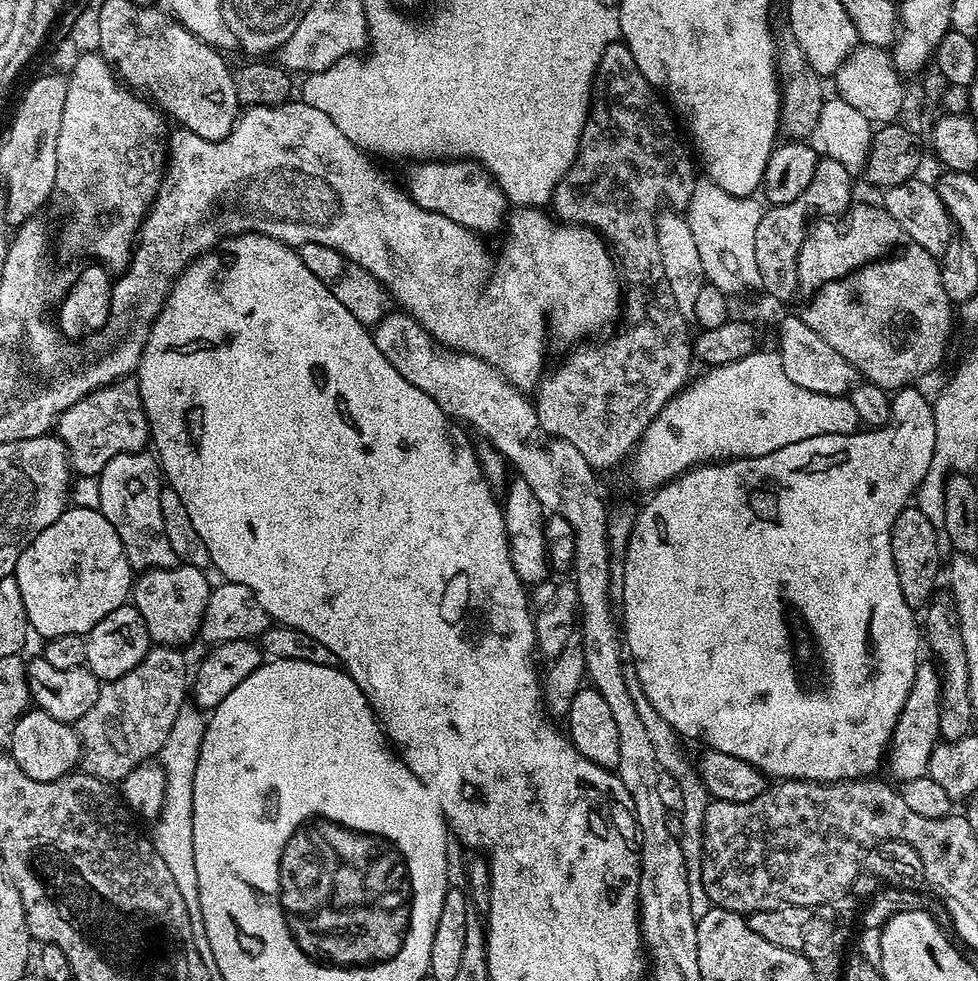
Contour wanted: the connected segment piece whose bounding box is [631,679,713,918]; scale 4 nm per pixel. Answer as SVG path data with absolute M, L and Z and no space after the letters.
M638 679L631 681L632 696L635 709L642 718L646 731L650 734L650 739L654 744L654 753L657 755L657 762L663 771L668 772L674 778L674 782L678 782L678 786L682 790L682 810L679 818L682 822L682 830L679 834L680 849L684 855L686 862L686 878L690 886L690 914L694 914L698 918L704 916L711 910L713 904L707 897L705 887L702 884L701 856L703 854L703 826L706 818L707 808L710 803L708 795L708 787L700 781L700 773L687 760L683 748L680 746L681 741L669 724L658 714L658 710L654 710L654 706L650 706L650 698L646 698L646 690L642 690L642 682Z

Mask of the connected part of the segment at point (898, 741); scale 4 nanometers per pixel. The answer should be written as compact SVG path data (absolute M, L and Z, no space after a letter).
M917 663L914 682L906 698L906 706L902 706L902 714L898 714L898 722L892 731L892 742L886 753L886 768L888 764L893 781L907 782L928 775L931 752L941 739L939 732L940 680L941 674L935 663Z

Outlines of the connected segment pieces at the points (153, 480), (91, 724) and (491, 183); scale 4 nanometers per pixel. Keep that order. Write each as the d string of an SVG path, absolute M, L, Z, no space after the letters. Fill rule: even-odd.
M147 451L120 453L110 459L98 475L100 482L99 512L106 522L118 530L126 558L137 573L143 574L150 568L174 568L178 561L170 546L169 539L163 533L162 509L159 502L162 487L160 461Z
M176 646L149 647L144 661L122 678L101 683L98 699L78 722L83 771L99 780L123 782L126 774L155 757L190 692L190 664Z
M467 158L422 160L411 165L406 191L418 206L442 214L477 234L501 231L510 205L483 164ZM500 228L500 229L499 229Z

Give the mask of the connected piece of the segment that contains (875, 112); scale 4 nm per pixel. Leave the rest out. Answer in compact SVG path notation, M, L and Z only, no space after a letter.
M861 43L834 73L835 80L835 95L850 102L850 106L856 107L860 113L866 114L873 125L891 124L901 115L906 84L900 81L903 80L902 74L892 65L891 55L885 49Z

